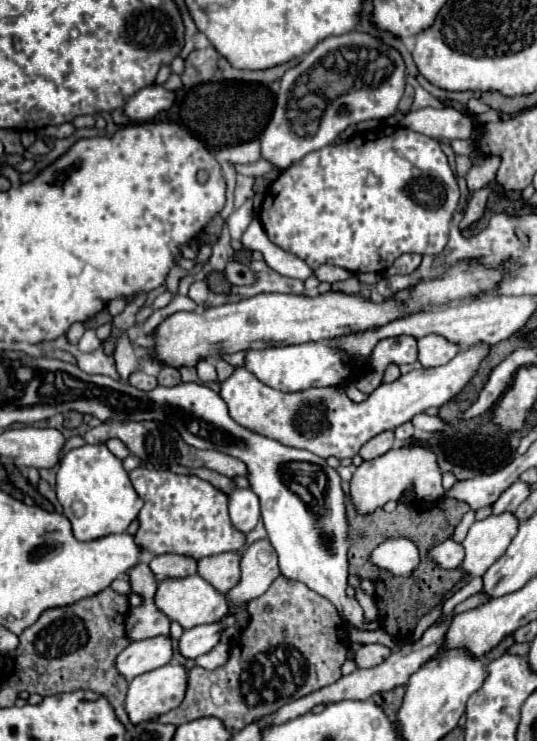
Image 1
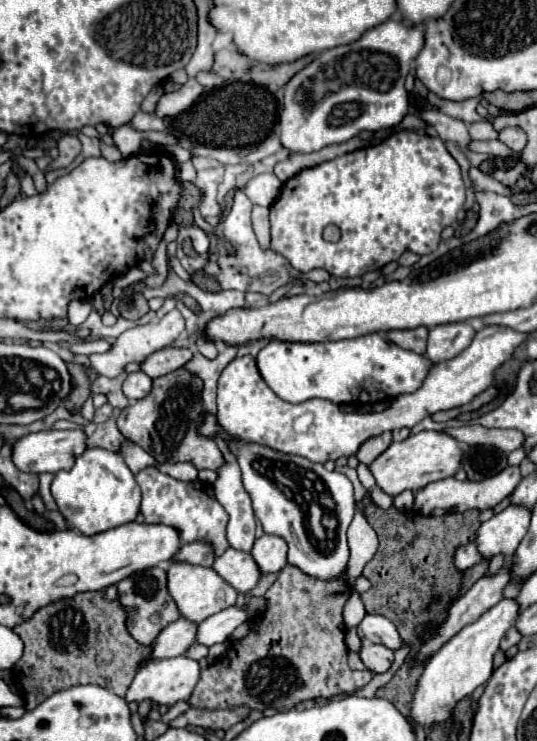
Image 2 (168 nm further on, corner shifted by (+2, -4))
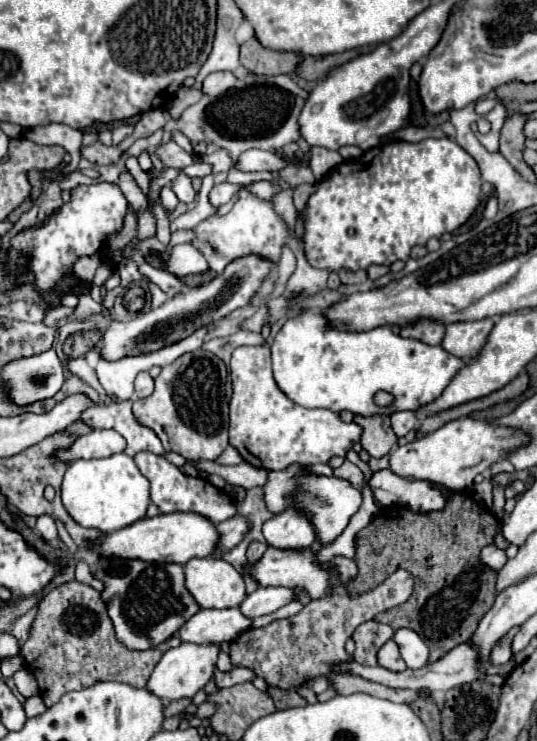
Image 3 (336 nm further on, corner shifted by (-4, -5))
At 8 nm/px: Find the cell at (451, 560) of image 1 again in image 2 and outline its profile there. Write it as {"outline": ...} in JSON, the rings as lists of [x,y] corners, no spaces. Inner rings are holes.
{"outline":[[[475,542],[457,548],[457,554],[455,554],[455,566],[457,566],[459,570],[467,570],[467,568],[479,564],[481,560],[483,560],[483,556],[481,556],[481,552],[477,550],[477,544],[475,544]]]}

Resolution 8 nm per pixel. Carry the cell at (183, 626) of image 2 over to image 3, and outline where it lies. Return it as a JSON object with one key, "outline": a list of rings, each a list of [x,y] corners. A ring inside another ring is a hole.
{"outline":[[[201,609],[181,629],[179,639],[183,643],[223,643],[235,639],[251,625],[251,619],[233,609]]]}

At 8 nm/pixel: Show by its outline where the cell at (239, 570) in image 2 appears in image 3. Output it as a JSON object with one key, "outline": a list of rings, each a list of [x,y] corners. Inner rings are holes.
{"outline":[[[267,547],[263,557],[257,563],[245,563],[243,575],[251,575],[259,587],[291,587],[291,589],[305,589],[311,599],[323,597],[327,585],[331,583],[331,575],[315,563],[315,555],[309,549],[303,551],[281,551]]]}

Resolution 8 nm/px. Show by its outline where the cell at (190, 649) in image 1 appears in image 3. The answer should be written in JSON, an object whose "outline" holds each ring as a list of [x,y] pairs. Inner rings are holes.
{"outline":[[[259,587],[255,593],[247,595],[247,599],[239,605],[239,611],[249,619],[269,615],[279,607],[291,603],[295,599],[293,589],[287,587]]]}

